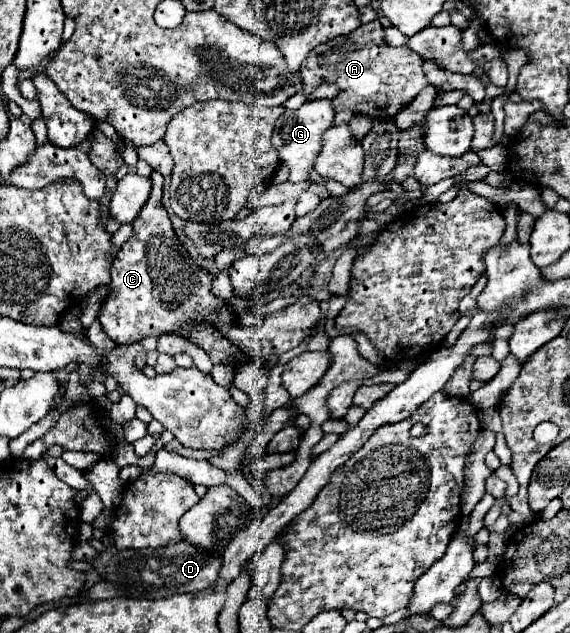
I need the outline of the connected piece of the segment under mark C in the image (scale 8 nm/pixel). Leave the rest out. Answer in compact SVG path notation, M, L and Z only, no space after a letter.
M153 171L151 181L153 191L133 221L133 235L123 243L111 265L111 295L99 311L103 331L119 345L131 345L149 335L181 335L205 349L213 363L233 367L249 359L267 363L267 359L297 347L321 317L319 301L315 297L301 297L295 305L267 315L257 327L243 327L235 309L211 293L213 275L199 267L179 243L161 203L163 177Z

